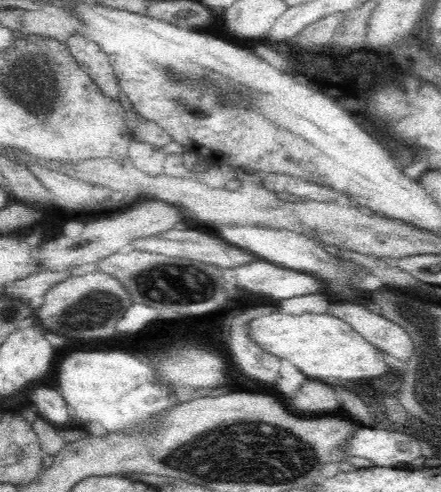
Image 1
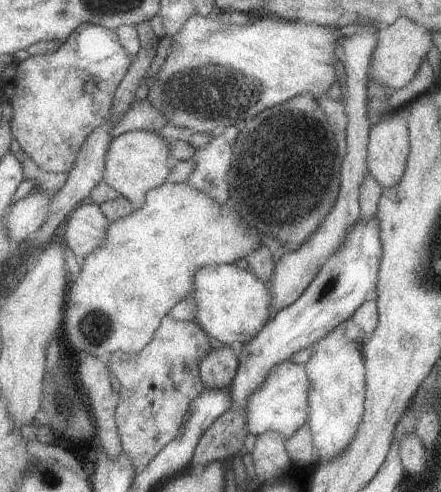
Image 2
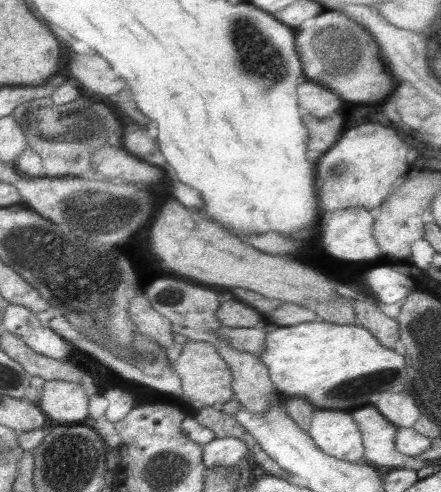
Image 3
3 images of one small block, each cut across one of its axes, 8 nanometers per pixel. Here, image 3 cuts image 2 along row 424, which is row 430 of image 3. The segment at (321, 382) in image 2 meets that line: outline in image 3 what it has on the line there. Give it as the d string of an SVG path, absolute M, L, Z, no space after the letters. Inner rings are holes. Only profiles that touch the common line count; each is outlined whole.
M315 410L309 424L309 438L329 458L343 462L365 462L363 440L357 424L341 410Z

